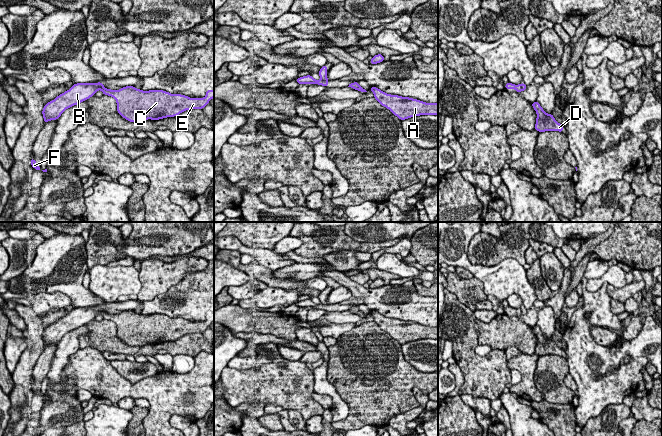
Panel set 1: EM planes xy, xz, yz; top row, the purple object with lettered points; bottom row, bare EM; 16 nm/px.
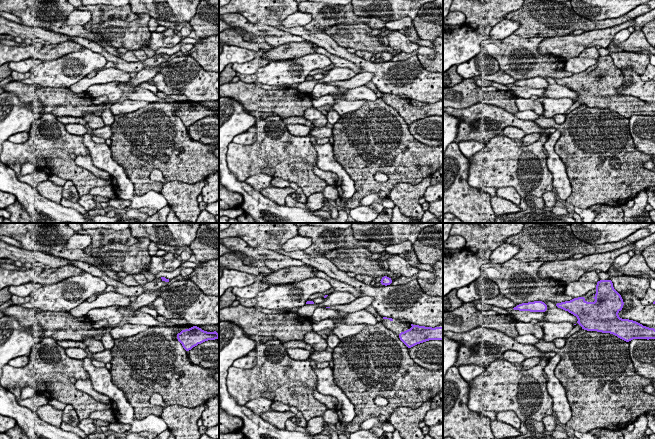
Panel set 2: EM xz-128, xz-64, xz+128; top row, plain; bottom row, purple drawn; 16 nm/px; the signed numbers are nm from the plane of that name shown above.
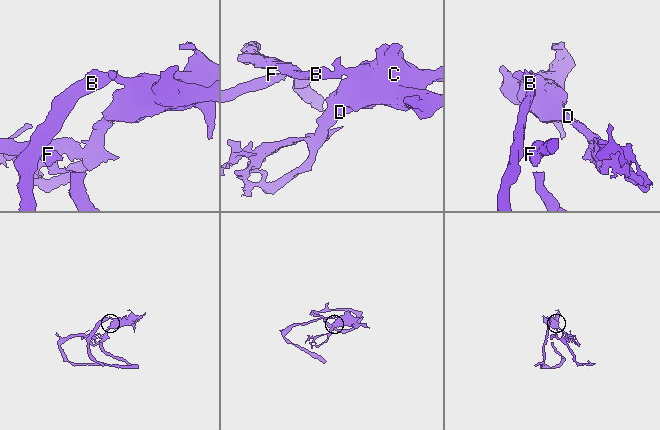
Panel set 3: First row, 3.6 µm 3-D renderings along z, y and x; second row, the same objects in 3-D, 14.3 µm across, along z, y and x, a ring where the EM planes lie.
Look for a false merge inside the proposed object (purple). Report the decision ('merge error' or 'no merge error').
merge error

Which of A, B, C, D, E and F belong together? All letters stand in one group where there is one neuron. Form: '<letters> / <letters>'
A C D E / B F

